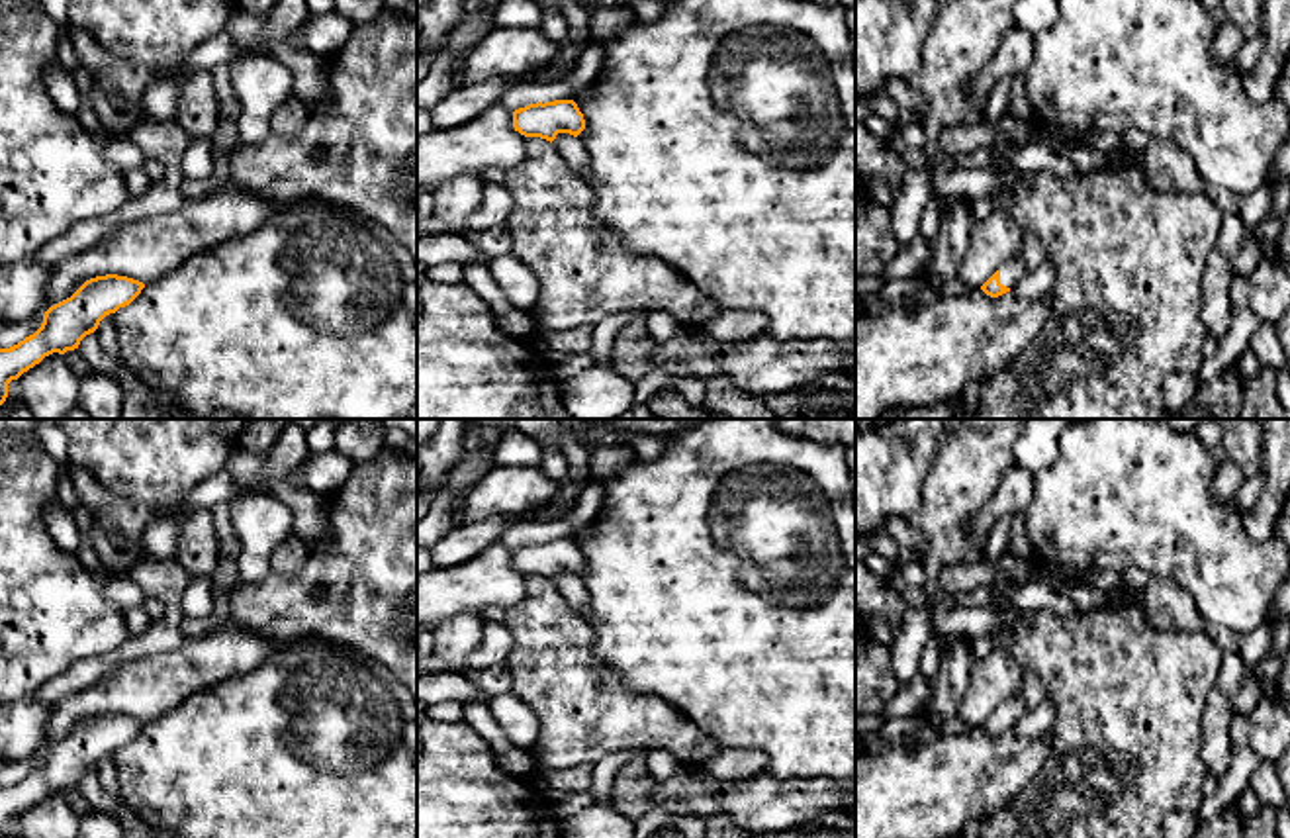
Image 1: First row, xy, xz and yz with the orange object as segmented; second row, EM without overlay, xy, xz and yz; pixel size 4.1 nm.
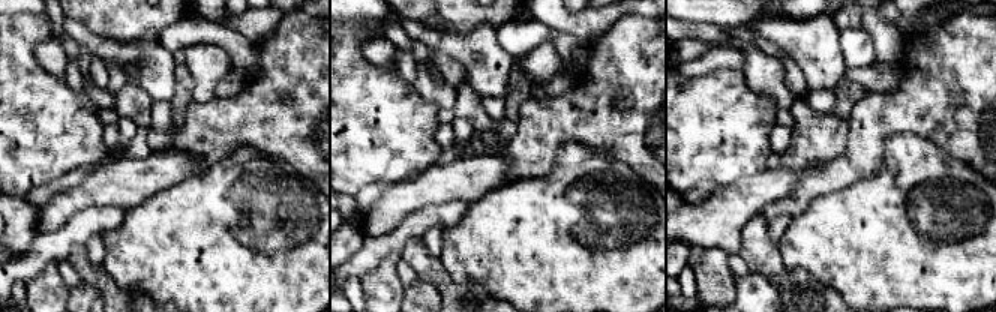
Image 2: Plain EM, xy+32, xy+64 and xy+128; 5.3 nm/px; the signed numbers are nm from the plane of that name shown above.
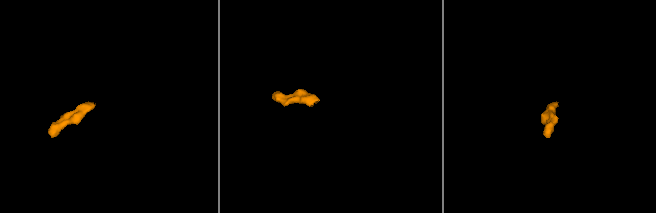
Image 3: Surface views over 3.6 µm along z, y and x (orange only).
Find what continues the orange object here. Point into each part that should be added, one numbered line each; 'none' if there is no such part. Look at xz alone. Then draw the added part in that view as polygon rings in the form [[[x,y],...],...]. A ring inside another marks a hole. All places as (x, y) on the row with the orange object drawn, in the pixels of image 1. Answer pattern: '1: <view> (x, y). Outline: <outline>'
none

